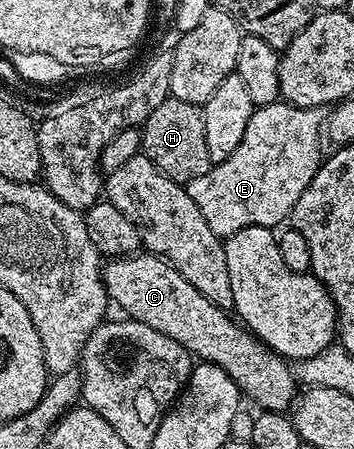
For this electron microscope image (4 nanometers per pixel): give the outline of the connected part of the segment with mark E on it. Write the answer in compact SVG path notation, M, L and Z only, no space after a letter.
M285 102L255 107L252 118L248 118L248 130L244 130L244 138L240 138L240 146L236 146L236 151L228 154L224 162L211 166L208 174L191 180L185 185L186 193L192 198L192 202L200 206L200 214L204 214L204 222L212 226L212 234L225 238L248 226L264 226L274 230L289 217L296 206L296 198L304 194L308 182L312 182L324 159L324 151L322 152L324 114L322 118L322 112L321 107L301 108Z

